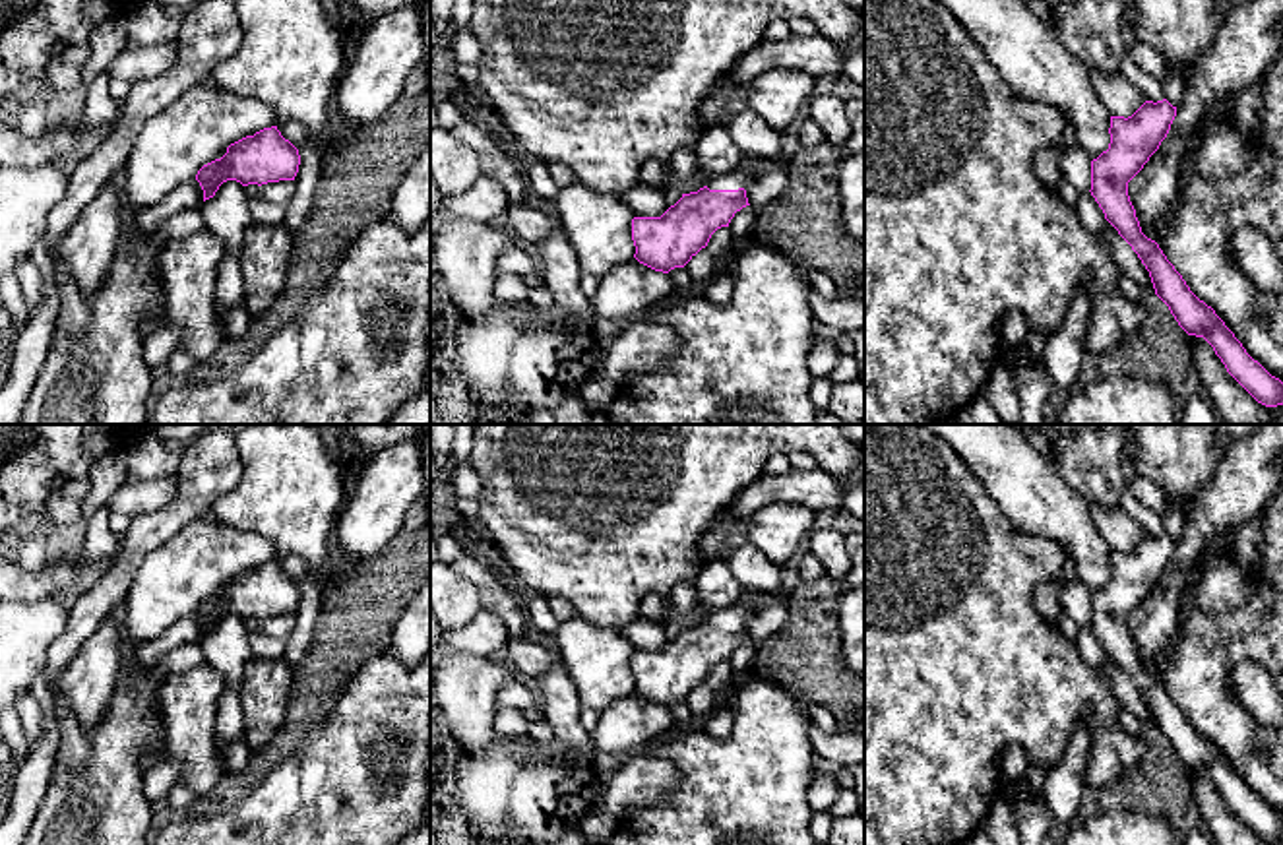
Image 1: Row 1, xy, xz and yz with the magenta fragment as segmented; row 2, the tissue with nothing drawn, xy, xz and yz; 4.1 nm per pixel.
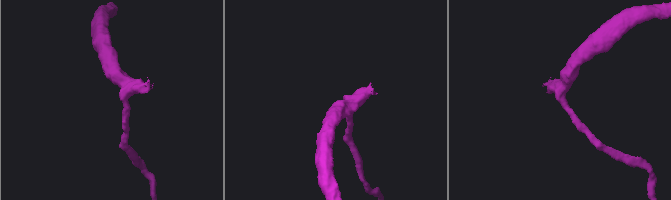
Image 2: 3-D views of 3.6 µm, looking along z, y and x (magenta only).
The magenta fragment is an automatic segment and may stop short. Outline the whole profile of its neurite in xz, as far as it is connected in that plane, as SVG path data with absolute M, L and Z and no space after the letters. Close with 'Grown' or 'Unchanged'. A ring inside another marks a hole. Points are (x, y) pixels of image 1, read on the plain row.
M736 601L698 626L682 628L661 651L634 651L634 692L663 707L684 702L717 663L729 661L735 647L750 640L744 622L752 612L752 605Z. Grown

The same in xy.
M271 560L231 578L221 593L198 605L196 614L205 636L227 614L236 614L242 620L295 614L298 599L298 583L281 570L277 560Z. Unchanged

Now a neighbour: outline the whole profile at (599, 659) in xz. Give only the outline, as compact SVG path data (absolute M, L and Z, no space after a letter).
M576 616L560 622L554 647L578 688L581 707L601 713L634 692L634 645L618 630L599 628Z

